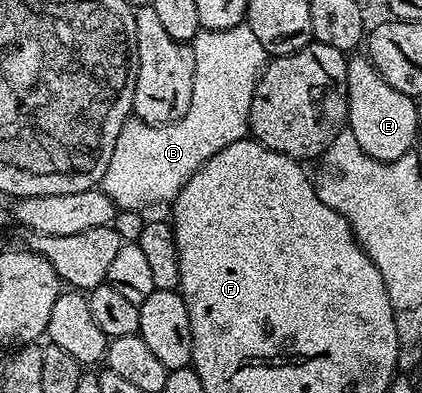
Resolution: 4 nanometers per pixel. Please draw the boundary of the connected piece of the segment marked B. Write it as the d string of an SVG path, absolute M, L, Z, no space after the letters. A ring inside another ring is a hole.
M246 22L237 24L233 29L217 29L216 31L199 30L190 44L195 58L193 73L193 101L189 101L189 109L185 109L185 117L172 123L162 123L155 127L152 123L143 123L140 119L129 117L121 125L121 133L117 133L117 145L113 145L113 157L109 157L109 166L98 190L104 191L121 211L142 212L143 207L151 207L154 203L167 203L179 196L179 191L225 145L240 142L248 134L249 105L253 105L253 93L259 75L269 62L269 56L261 41L247 27Z

